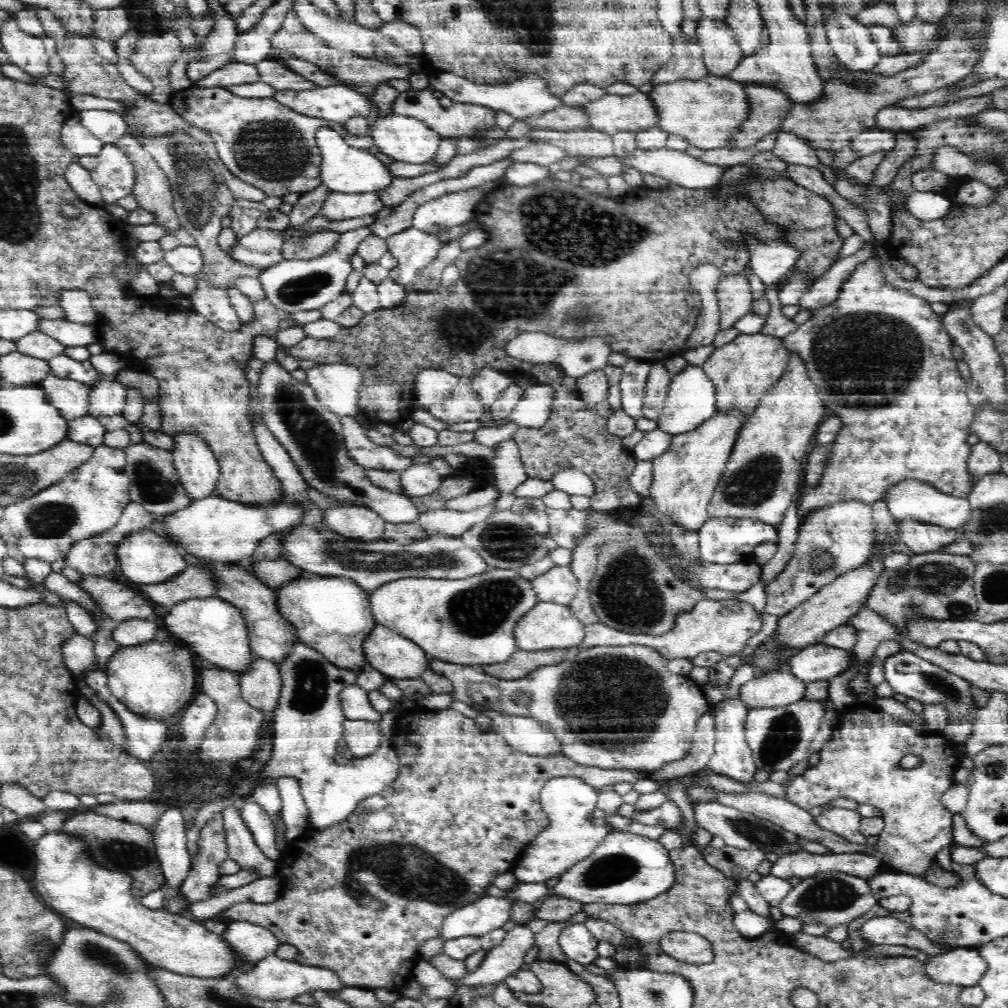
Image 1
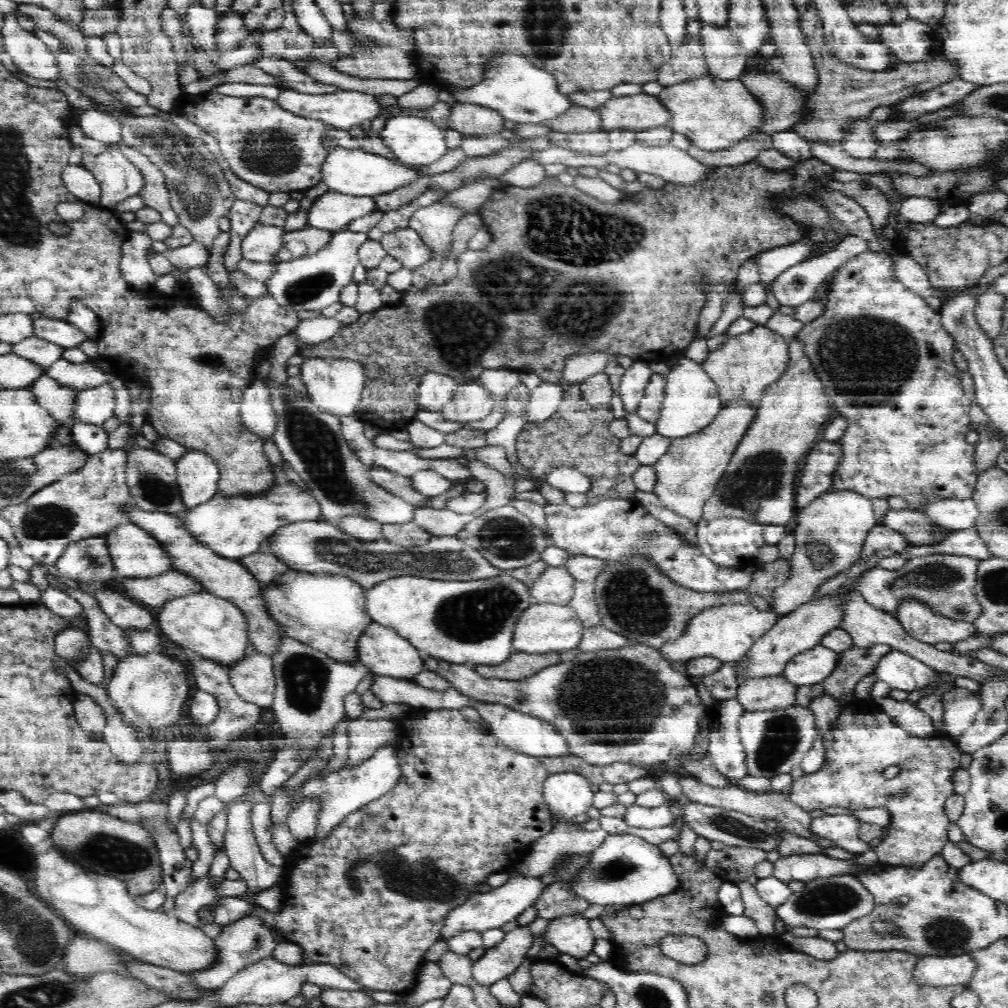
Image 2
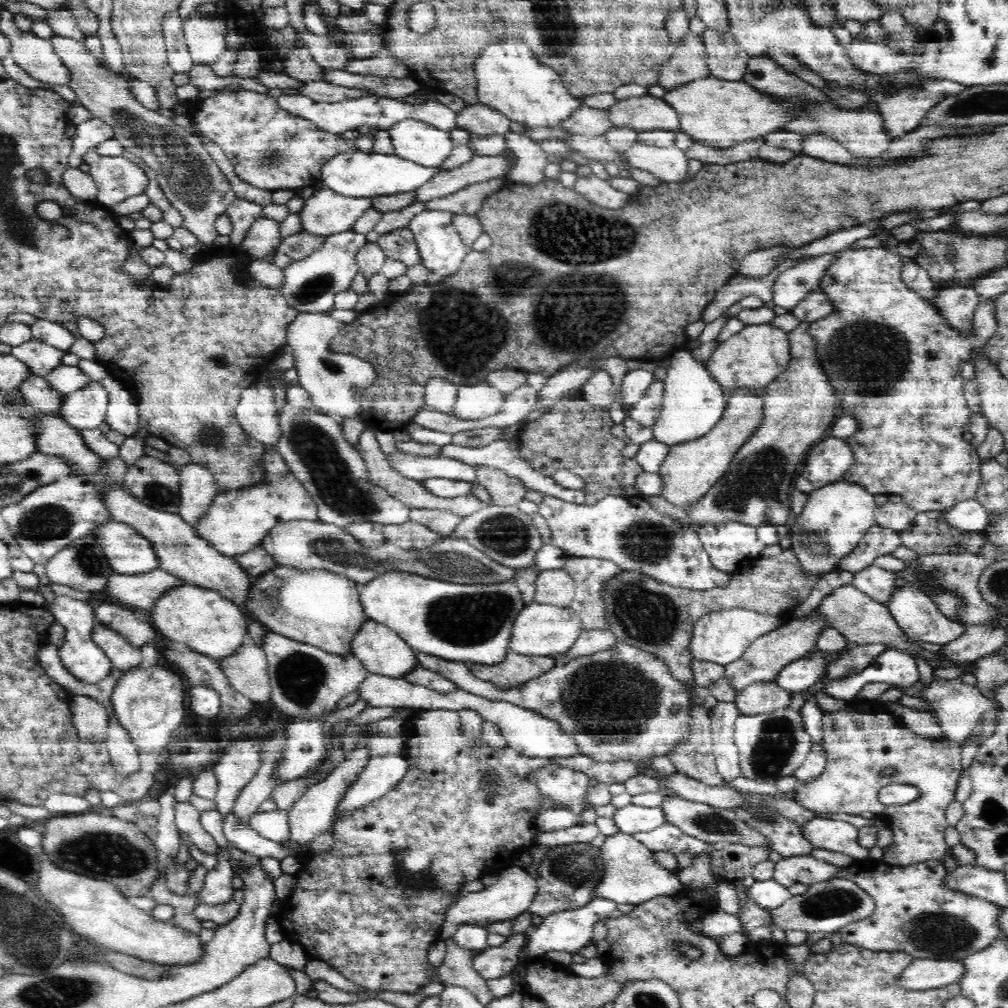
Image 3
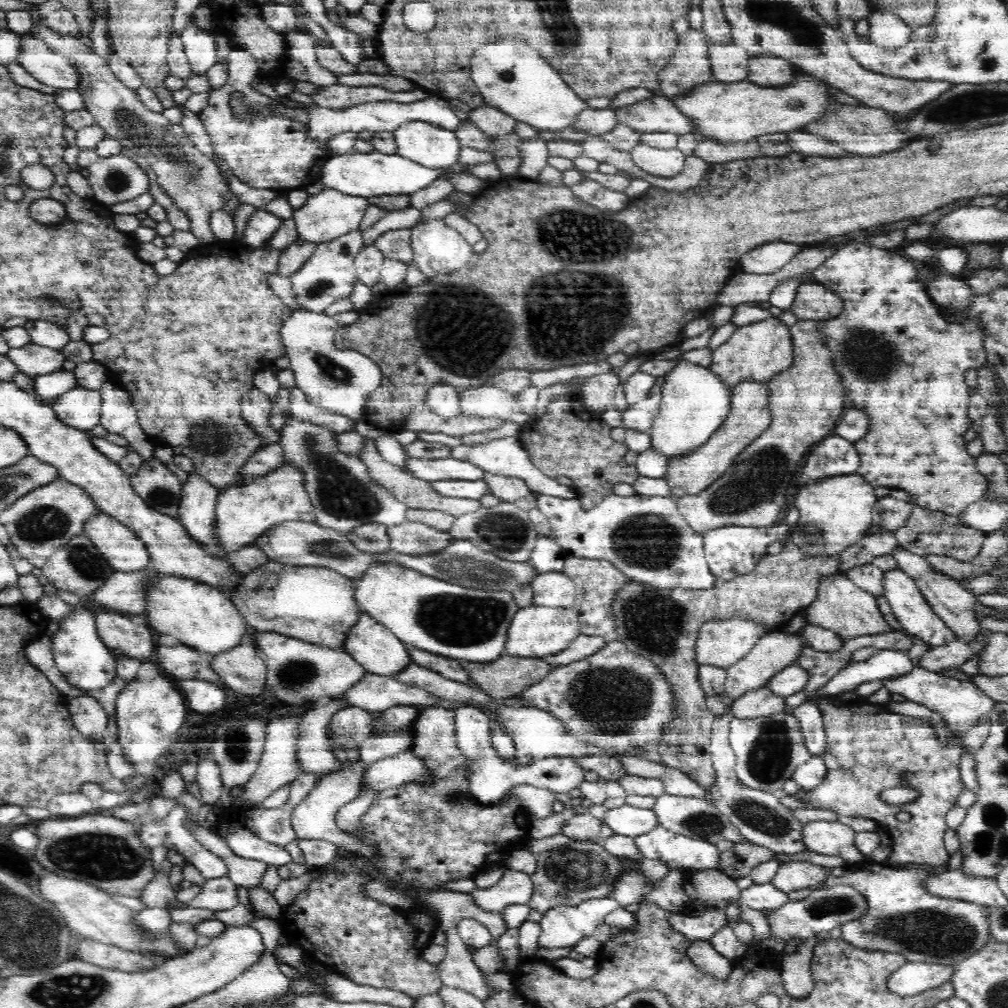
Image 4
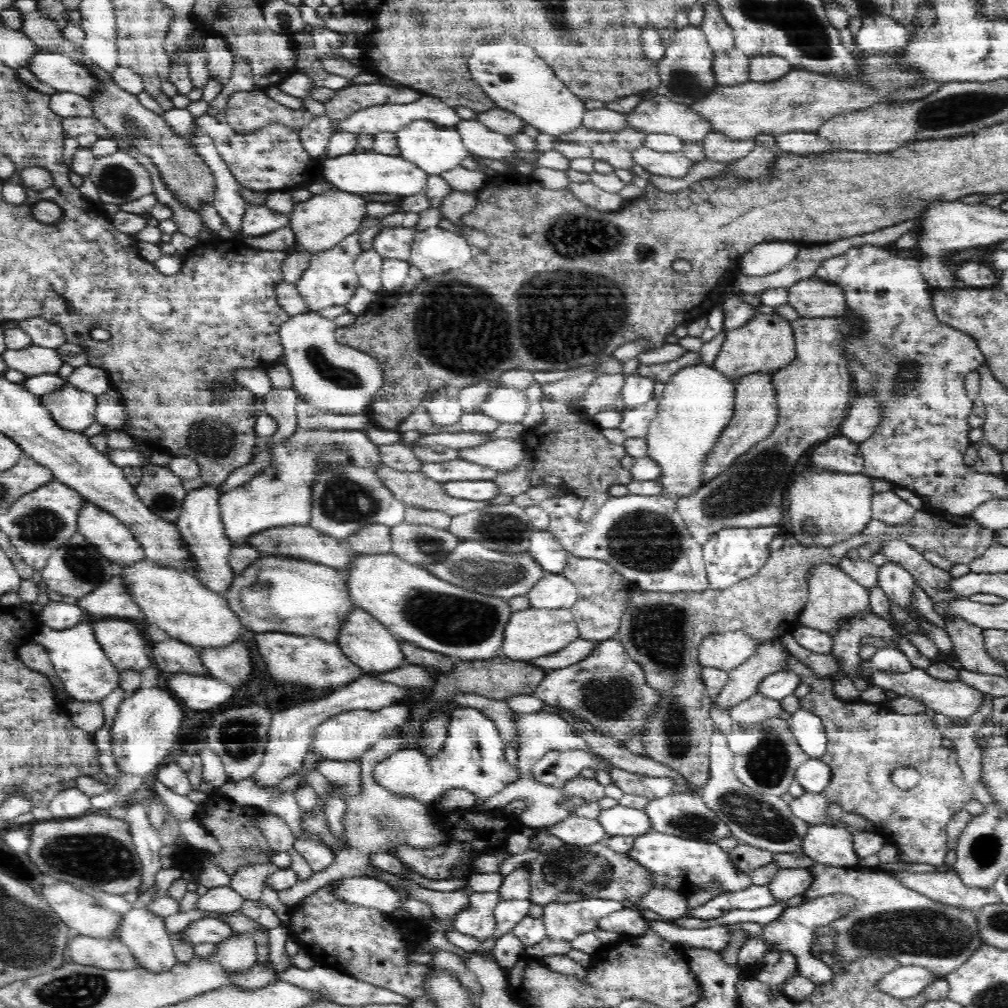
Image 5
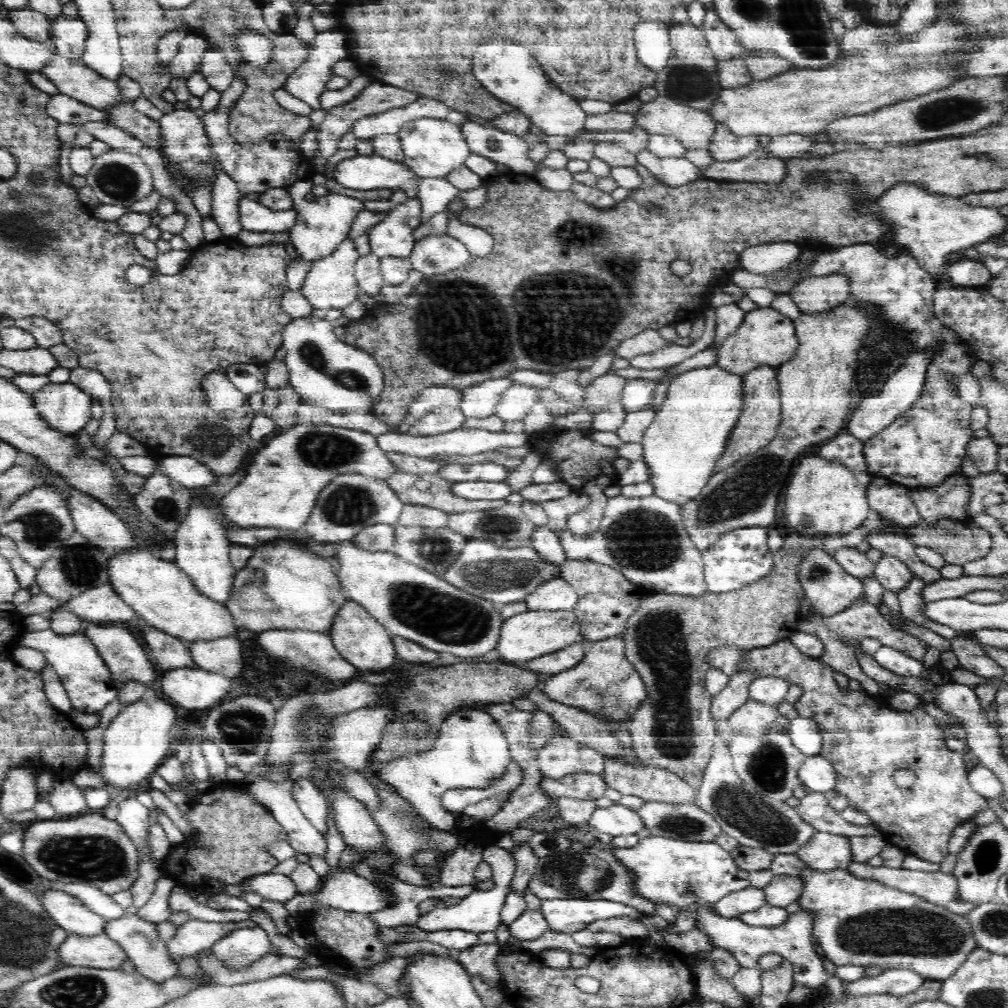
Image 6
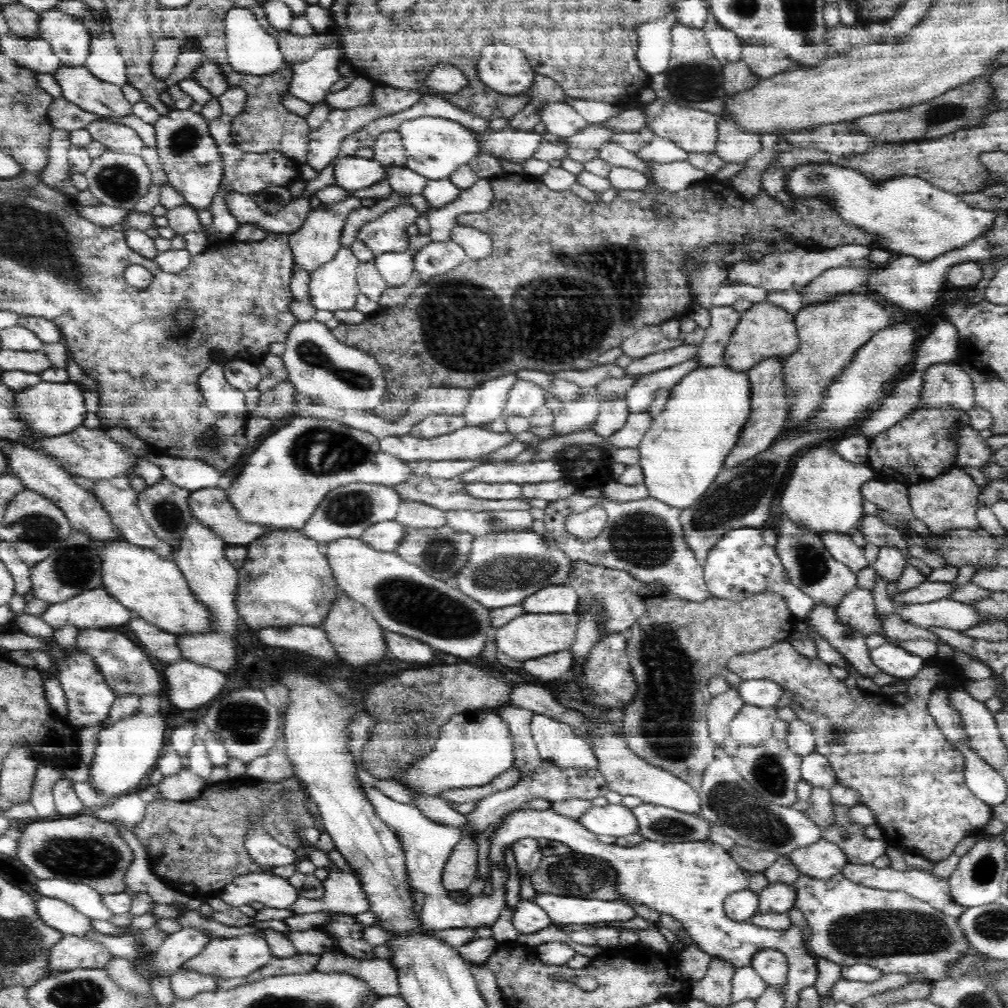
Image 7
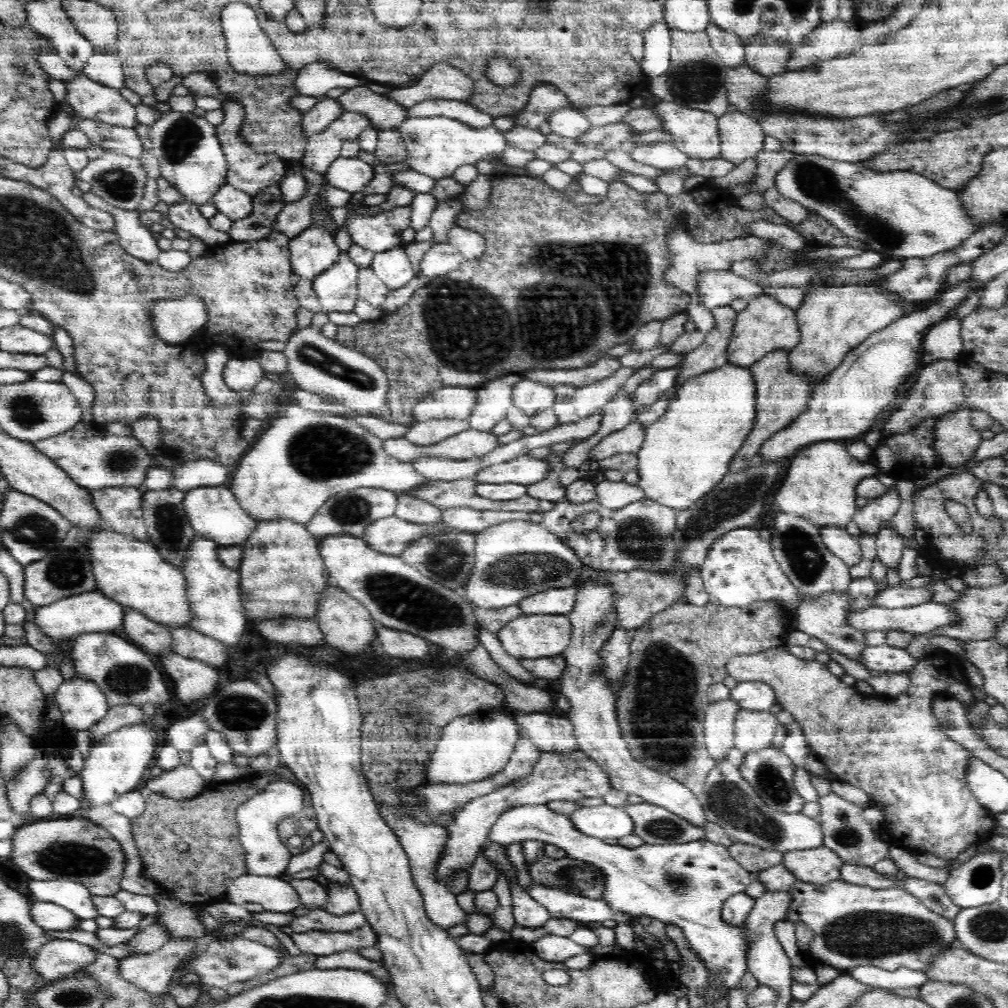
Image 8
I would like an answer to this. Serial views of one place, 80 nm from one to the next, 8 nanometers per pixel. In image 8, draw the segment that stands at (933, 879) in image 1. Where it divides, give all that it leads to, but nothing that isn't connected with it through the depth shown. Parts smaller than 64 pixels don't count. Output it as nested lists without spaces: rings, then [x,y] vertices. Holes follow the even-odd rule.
[[[785,644],[776,646],[772,649],[767,649],[765,652],[755,653],[754,655],[734,656],[728,662],[725,670],[728,672],[729,676],[738,683],[753,681],[770,685],[770,687],[776,691],[777,703],[783,707],[784,711],[789,712],[794,717],[794,721],[799,723],[800,727],[802,727],[802,733],[804,733],[804,737],[806,737],[809,752],[817,756],[825,766],[835,774],[836,780],[860,788],[863,792],[866,792],[867,796],[870,796],[872,800],[878,800],[878,802],[882,804],[882,810],[884,810],[886,816],[883,817],[883,827],[881,830],[889,845],[903,847],[910,852],[930,852],[930,854],[935,854],[940,858],[944,858],[944,860],[951,860],[955,859],[960,852],[968,850],[970,846],[986,844],[986,840],[995,835],[994,828],[998,825],[995,820],[995,815],[991,814],[990,811],[987,808],[984,808],[974,797],[967,782],[966,770],[968,770],[968,762],[970,762],[972,758],[975,758],[974,754],[968,750],[968,748],[962,746],[962,744],[952,741],[952,739],[948,737],[948,734],[942,730],[938,718],[936,718],[934,712],[932,712],[932,702],[934,702],[934,698],[941,696],[948,696],[948,698],[956,699],[958,702],[961,702],[962,705],[976,704],[977,702],[972,693],[972,689],[966,683],[963,671],[951,673],[946,662],[942,658],[942,653],[930,655],[929,657],[920,660],[920,662],[916,664],[916,668],[910,670],[907,674],[911,681],[910,687],[899,696],[885,698],[882,704],[878,704],[877,695],[867,697],[864,696],[864,694],[859,693],[854,686],[844,684],[844,682],[840,681],[840,678],[832,675],[824,664],[821,664],[816,660],[808,661],[794,656],[794,654],[790,653],[789,648],[787,648]]]

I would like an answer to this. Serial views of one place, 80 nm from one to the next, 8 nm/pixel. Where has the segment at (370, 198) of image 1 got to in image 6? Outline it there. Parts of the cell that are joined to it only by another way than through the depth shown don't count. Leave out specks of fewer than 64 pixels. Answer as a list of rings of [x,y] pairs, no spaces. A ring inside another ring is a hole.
[[[299,183],[289,188],[288,192],[291,194],[296,213],[295,226],[289,231],[290,249],[304,260],[314,261],[330,256],[350,236],[350,232],[353,230],[353,220],[365,211],[364,202],[355,196],[332,193],[308,202],[305,198],[306,187]]]

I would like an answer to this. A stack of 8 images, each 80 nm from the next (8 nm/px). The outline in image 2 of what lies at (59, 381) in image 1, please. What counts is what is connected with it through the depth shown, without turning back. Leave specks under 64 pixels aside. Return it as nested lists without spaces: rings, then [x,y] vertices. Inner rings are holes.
[[[47,374],[39,376],[28,387],[36,399],[36,404],[44,407],[52,418],[62,425],[72,424],[75,396],[80,390],[62,386]]]

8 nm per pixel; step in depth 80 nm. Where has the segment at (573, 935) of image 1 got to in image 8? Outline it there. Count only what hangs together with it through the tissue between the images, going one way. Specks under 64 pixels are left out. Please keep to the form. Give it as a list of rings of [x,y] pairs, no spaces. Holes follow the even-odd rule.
[[[532,882],[527,888],[528,894],[537,900],[552,917],[575,920],[580,924],[599,925],[604,920],[616,922],[635,918],[632,913],[614,909],[606,901],[570,893],[557,887],[540,885]]]

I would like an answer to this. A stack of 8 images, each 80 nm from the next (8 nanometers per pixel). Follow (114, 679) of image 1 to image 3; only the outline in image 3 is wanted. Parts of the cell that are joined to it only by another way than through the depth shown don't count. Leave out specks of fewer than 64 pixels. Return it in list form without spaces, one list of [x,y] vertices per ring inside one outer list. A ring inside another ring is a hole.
[[[135,666],[134,669],[128,669],[115,686],[111,694],[111,713],[130,733],[131,743],[138,752],[164,752],[164,746],[174,739],[178,726],[183,725],[186,692],[182,680],[166,666],[154,666],[150,670],[140,670]]]

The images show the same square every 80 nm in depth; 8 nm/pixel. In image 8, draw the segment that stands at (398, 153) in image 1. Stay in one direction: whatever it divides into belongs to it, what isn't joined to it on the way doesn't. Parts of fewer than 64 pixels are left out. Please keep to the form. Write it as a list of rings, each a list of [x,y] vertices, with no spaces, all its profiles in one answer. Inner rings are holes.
[[[409,116],[399,125],[398,129],[407,150],[405,161],[408,167],[436,180],[452,177],[455,170],[460,166],[475,165],[478,160],[492,157],[492,154],[497,156],[508,146],[506,137],[504,137],[505,132],[496,129],[494,126],[477,129],[445,116]]]

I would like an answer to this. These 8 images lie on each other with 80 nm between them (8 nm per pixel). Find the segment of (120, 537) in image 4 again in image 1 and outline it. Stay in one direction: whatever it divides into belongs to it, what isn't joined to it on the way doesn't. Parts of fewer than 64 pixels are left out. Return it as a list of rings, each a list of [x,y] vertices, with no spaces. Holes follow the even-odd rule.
[[[152,528],[148,531],[134,531],[129,538],[120,542],[117,548],[118,572],[130,583],[156,584],[168,582],[173,576],[181,574],[191,563],[186,559],[182,547],[170,542]]]

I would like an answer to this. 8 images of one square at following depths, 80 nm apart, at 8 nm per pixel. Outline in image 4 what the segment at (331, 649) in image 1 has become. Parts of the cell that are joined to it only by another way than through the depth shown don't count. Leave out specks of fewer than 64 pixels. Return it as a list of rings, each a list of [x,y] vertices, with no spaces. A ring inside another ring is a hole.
[[[270,559],[242,576],[240,586],[228,597],[245,617],[250,631],[277,632],[324,648],[342,650],[350,628],[354,628],[360,620],[361,611],[354,596],[354,587],[355,579],[340,575],[339,572],[324,567],[295,567]]]

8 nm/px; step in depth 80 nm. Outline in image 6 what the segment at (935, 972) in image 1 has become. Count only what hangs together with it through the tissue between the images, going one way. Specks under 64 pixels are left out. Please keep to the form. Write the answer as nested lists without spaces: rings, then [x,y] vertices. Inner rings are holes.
[[[894,968],[882,971],[872,979],[864,979],[850,986],[854,993],[877,993],[878,995],[905,995],[919,992],[926,982],[919,972],[907,968]]]

